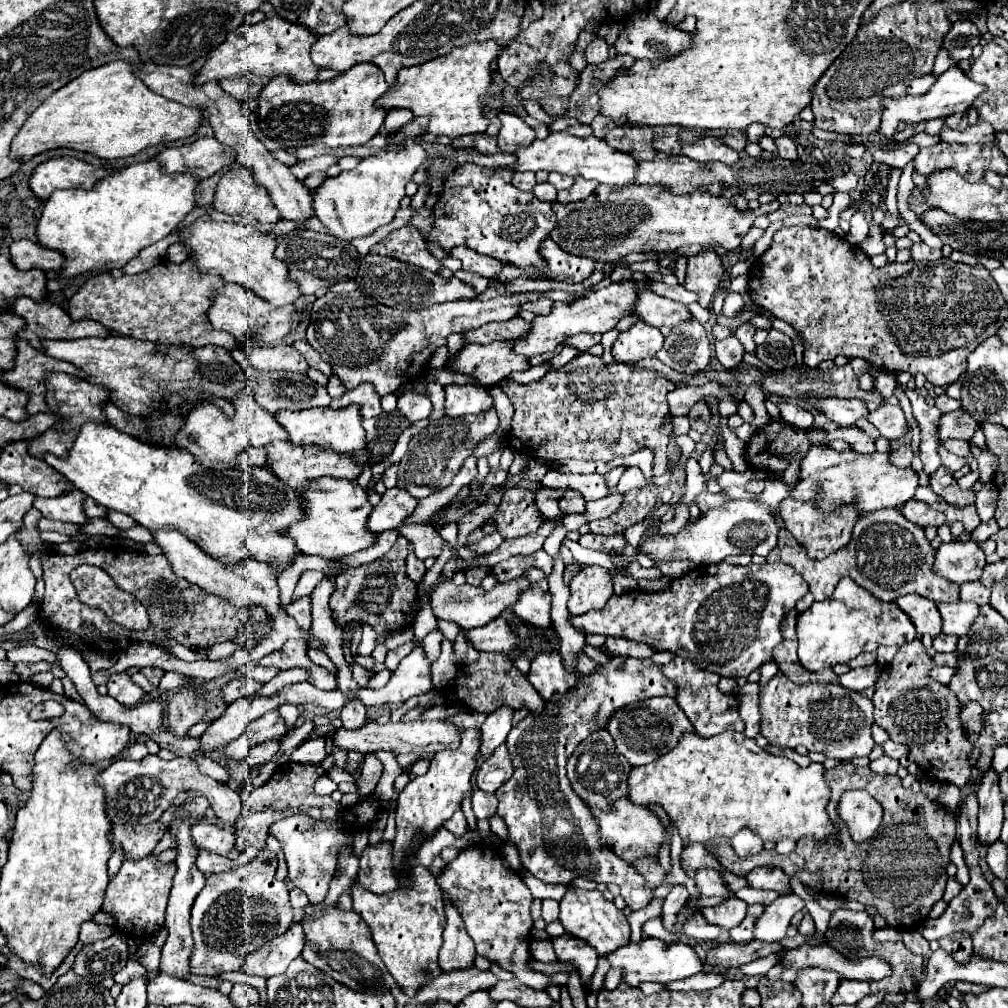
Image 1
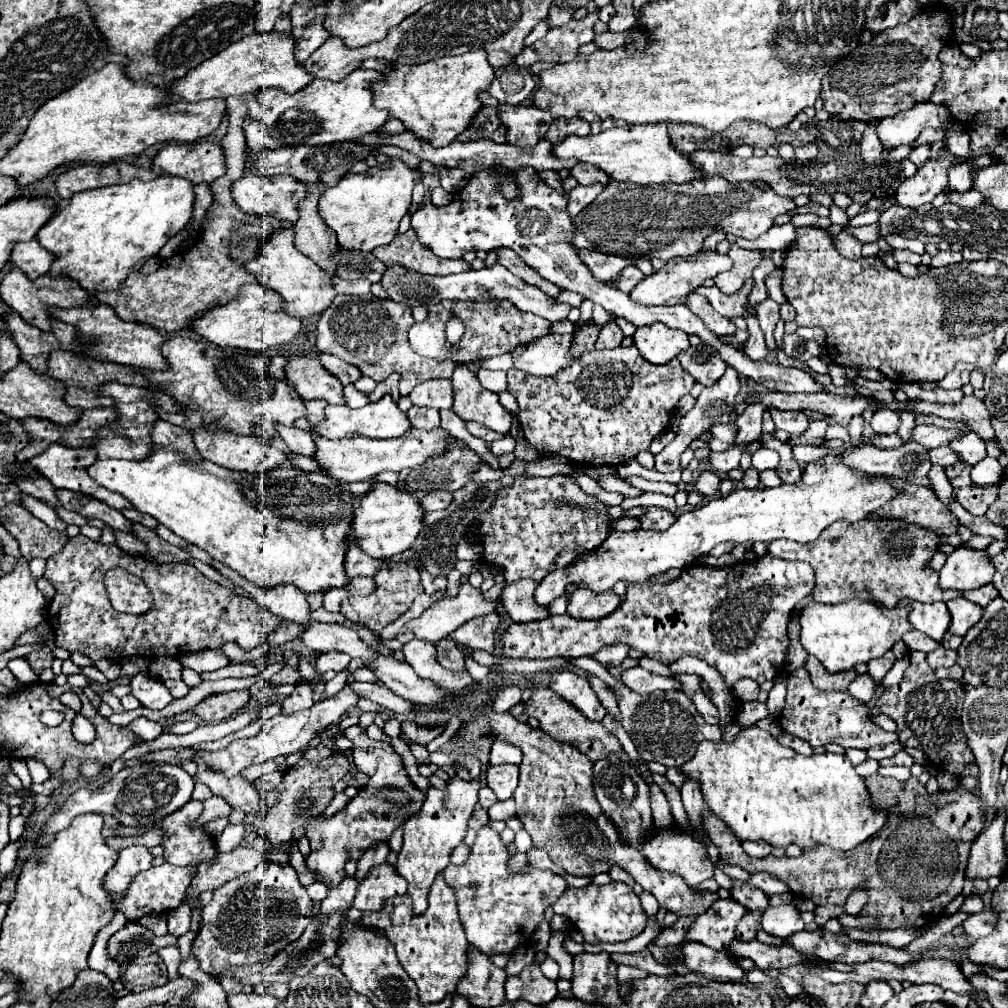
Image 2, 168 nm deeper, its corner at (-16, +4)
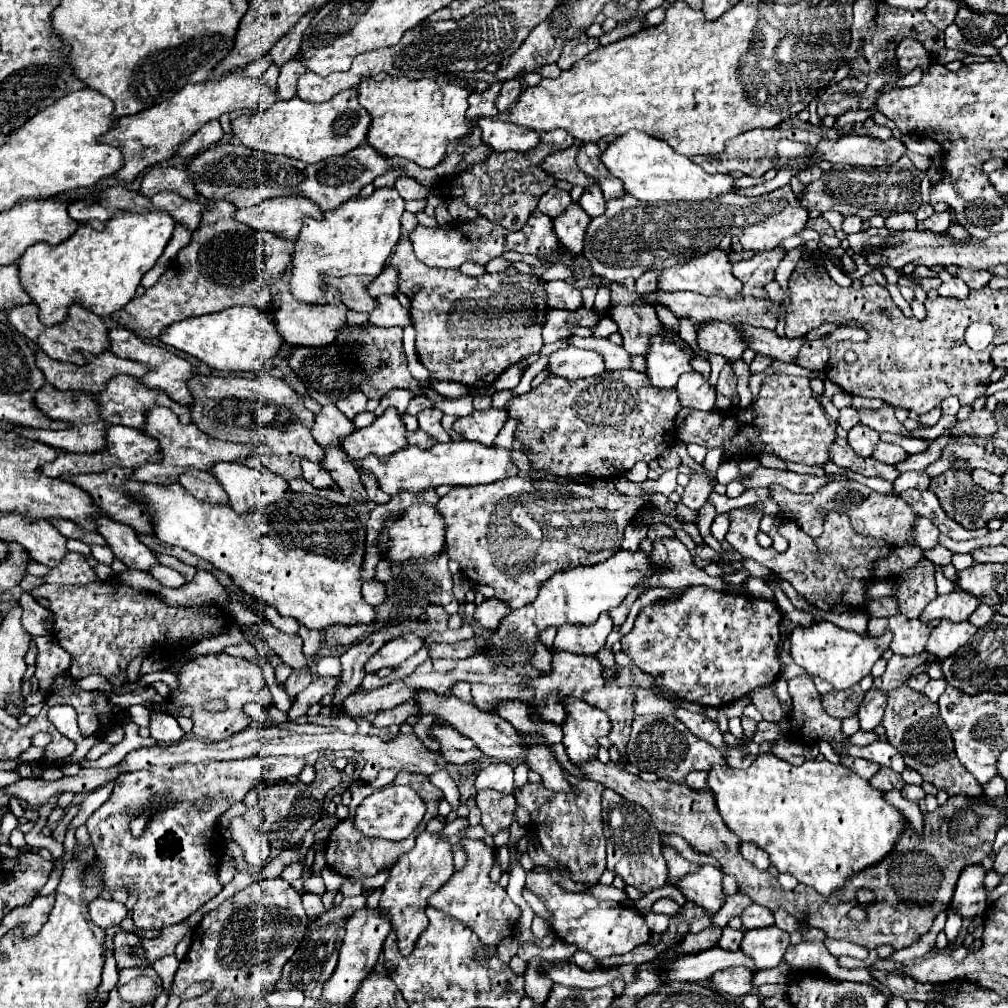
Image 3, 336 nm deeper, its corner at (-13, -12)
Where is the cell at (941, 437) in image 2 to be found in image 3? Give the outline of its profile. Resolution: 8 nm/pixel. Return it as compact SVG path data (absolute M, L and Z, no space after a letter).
M879 442L875 452L873 452L873 458L885 462L885 464L897 464L897 462L903 462L907 458L907 452L897 446L897 444L889 444L889 442Z

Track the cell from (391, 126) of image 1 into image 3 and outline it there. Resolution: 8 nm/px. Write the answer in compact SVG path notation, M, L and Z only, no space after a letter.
M219 144L213 146L199 156L195 156L187 164L195 188L199 196L203 198L225 198L233 202L237 208L243 206L255 206L261 200L273 198L273 196L305 196L313 200L323 212L325 210L335 210L339 204L345 200L353 198L359 194L359 190L373 182L377 176L385 174L387 170L403 170L405 176L415 178L419 184L423 184L429 192L433 192L433 184L439 180L439 176L433 170L423 170L421 166L409 162L409 160L385 160L385 156L377 156L369 144L361 144L349 154L343 156L333 156L329 160L323 160L321 164L305 164L293 158L285 156L271 156L267 152L257 152L249 150L243 144Z

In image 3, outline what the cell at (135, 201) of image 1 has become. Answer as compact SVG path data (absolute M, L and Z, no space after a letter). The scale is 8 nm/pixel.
M117 210L101 232L83 222L73 236L57 246L45 242L29 246L19 260L21 284L39 306L43 324L59 324L65 320L71 304L81 304L97 316L109 316L135 296L135 288L163 254L175 226L173 216L161 210L149 210L145 214Z

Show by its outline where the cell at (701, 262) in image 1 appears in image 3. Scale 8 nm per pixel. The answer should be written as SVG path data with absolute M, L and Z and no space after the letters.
M785 250L759 252L751 260L741 260L733 264L733 276L745 282L745 294L765 296L763 286L773 280L779 260L785 256Z

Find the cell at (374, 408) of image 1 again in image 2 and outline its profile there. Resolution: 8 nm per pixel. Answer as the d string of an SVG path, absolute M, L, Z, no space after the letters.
M392 374L392 376L388 376L388 378L386 378L384 382L380 382L378 388L370 394L370 400L376 402L376 400L380 400L384 394L390 394L394 400L398 400L398 398L400 398L398 382L400 382L400 374Z

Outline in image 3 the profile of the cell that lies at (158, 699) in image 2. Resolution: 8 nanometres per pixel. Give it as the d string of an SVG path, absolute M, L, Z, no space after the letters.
M151 712L149 730L157 742L167 742L167 744L173 744L185 736L185 732L179 728L177 720L167 712Z

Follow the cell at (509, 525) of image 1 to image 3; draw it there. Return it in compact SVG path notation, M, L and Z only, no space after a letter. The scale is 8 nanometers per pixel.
M513 476L513 478L503 478L491 484L483 484L483 486L469 486L469 488L453 488L449 494L445 494L439 504L435 506L443 520L445 520L445 532L447 532L447 554L451 560L461 564L461 570L465 572L465 576L477 584L489 584L495 590L495 598L509 602L511 608L523 608L525 604L533 602L537 596L537 588L555 572L561 570L569 570L575 566L591 566L597 564L605 558L609 558L613 552L617 552L621 548L621 540L623 540L623 528L627 526L627 522L633 518L635 510L645 506L647 496L639 496L639 498L629 498L623 496L615 490L613 480L595 480L595 486L585 486L585 484L557 484L557 482L549 482L549 480L529 480L529 478L521 478L521 476Z

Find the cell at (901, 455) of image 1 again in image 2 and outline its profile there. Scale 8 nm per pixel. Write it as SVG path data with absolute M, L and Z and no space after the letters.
M906 442L900 448L882 450L876 446L848 448L842 452L844 466L866 472L866 474L884 474L884 476L926 476L930 470L928 450L922 444Z

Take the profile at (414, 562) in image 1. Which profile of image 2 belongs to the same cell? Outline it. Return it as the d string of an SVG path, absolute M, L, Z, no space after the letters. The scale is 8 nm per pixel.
M422 572L422 586L426 594L434 594L434 592L444 592L447 587L446 576L430 576L428 572Z

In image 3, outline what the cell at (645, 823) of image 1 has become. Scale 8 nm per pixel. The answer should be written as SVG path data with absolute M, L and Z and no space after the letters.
M703 866L699 872L683 876L677 882L677 888L689 902L695 902L709 912L719 912L725 902L725 896L721 892L721 880L721 870L717 870L715 866Z

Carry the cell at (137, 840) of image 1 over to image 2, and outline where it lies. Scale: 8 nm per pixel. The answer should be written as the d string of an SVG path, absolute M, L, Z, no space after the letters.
M130 846L120 852L118 862L112 866L112 870L104 878L104 890L108 896L124 892L136 874L148 870L152 866L152 854L144 846Z

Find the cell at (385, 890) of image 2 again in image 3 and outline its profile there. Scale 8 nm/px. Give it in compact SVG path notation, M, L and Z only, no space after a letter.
M365 906L365 908L359 908L357 912L353 912L353 916L349 916L347 926L345 926L345 938L343 938L343 944L339 950L339 964L337 964L333 976L323 984L323 1000L349 1006L351 996L357 992L361 980L373 970L389 932L391 932L389 916L385 916L385 912L381 912L381 908Z

